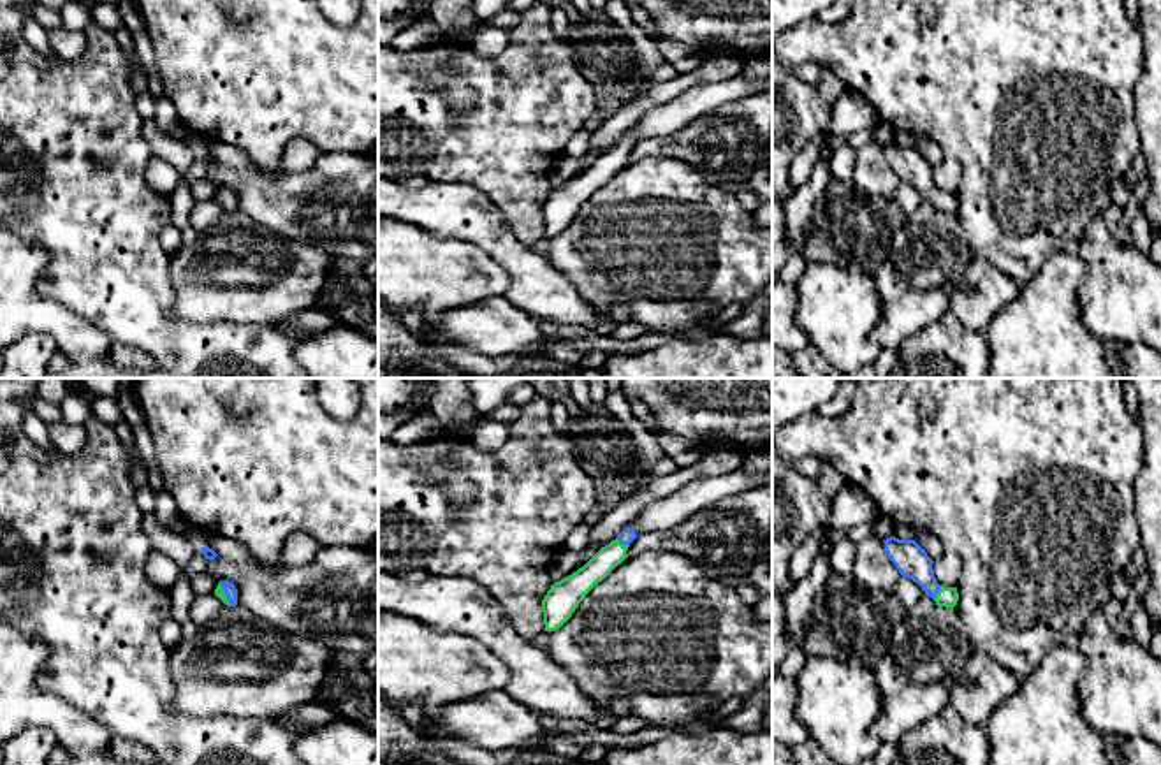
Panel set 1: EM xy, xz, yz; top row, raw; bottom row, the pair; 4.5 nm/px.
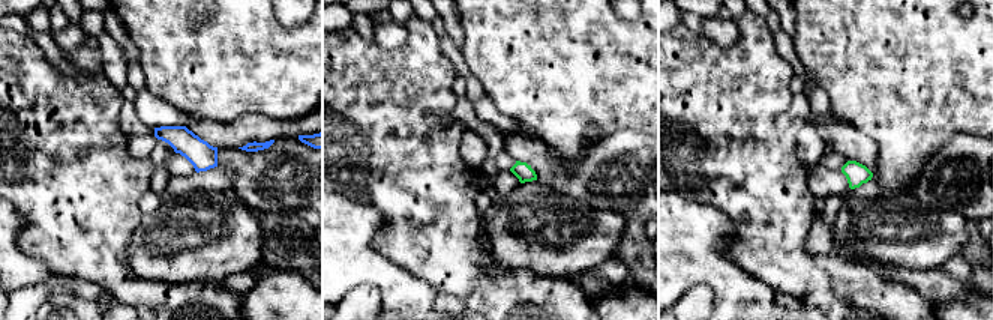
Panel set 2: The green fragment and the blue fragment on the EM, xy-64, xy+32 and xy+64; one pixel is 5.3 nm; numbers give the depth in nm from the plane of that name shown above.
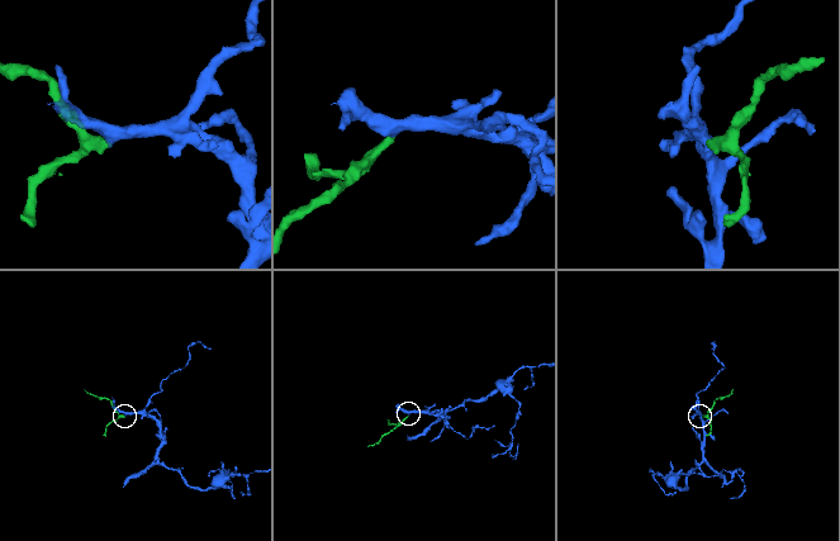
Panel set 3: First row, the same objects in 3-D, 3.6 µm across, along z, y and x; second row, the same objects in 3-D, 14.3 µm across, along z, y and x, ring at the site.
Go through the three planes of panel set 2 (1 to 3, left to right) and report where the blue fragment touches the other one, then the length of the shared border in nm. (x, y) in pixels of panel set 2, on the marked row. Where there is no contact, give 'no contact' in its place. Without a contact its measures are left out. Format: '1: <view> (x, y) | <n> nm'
1: no contact
2: no contact
3: no contact

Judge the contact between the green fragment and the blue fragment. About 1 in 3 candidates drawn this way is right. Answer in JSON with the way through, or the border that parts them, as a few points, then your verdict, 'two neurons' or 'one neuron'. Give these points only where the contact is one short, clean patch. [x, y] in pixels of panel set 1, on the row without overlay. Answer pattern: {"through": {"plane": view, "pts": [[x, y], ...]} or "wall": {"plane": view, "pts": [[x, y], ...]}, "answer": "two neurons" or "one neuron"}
{"through": {"plane": "yz", "pts": [[947, 203], [938, 199], [912, 167]]}, "answer": "one neuron"}

